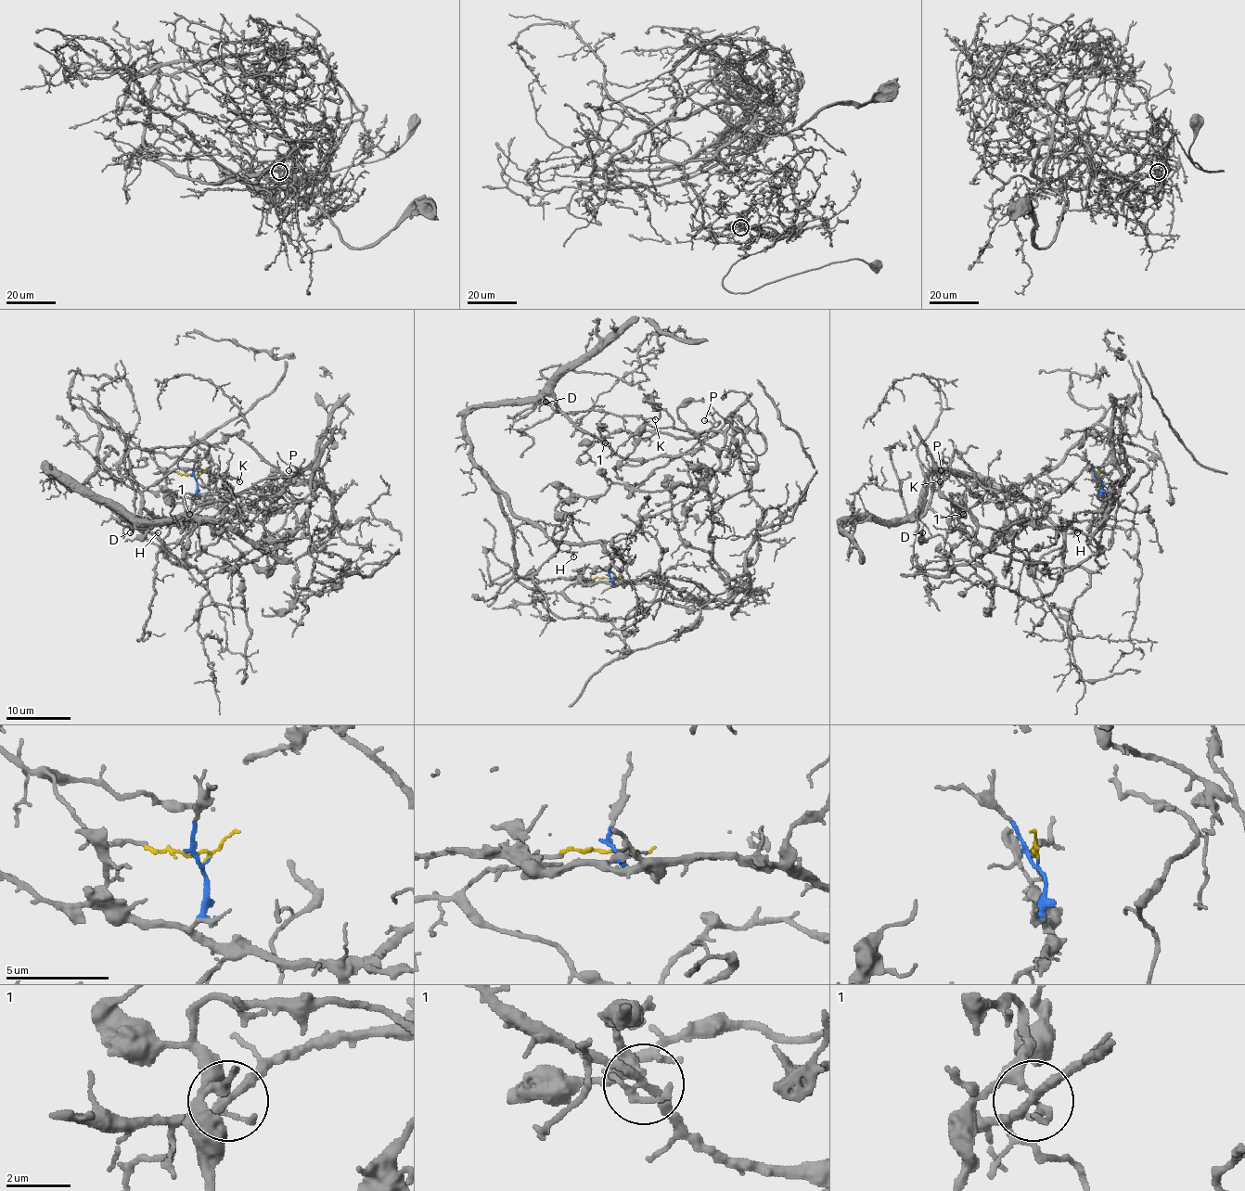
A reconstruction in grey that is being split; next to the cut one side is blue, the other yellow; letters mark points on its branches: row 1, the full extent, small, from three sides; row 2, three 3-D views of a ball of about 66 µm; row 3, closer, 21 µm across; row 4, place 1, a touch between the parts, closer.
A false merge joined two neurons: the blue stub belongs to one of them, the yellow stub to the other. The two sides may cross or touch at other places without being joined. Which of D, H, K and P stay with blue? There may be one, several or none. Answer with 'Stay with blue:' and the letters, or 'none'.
Stay with blue: none

